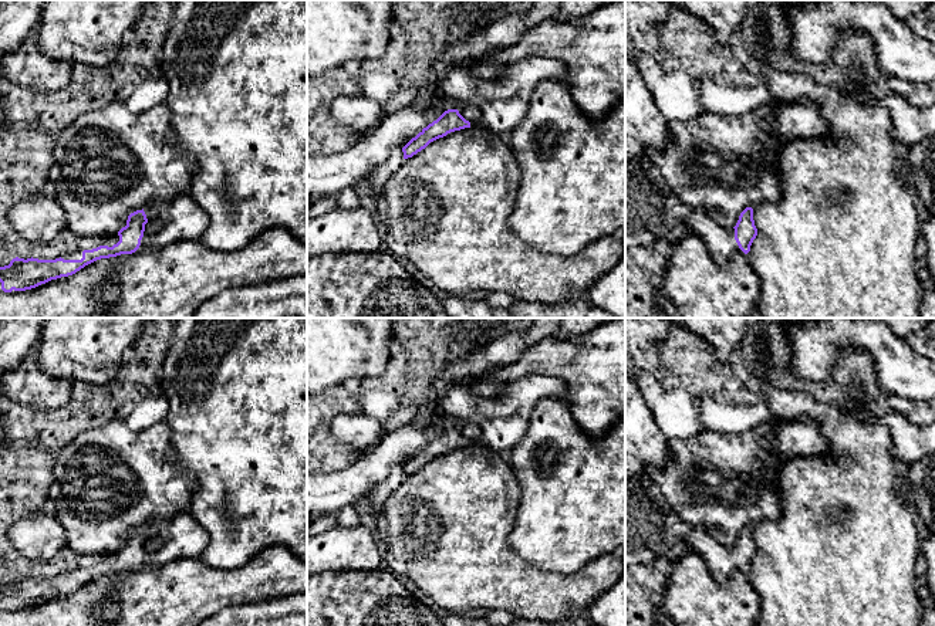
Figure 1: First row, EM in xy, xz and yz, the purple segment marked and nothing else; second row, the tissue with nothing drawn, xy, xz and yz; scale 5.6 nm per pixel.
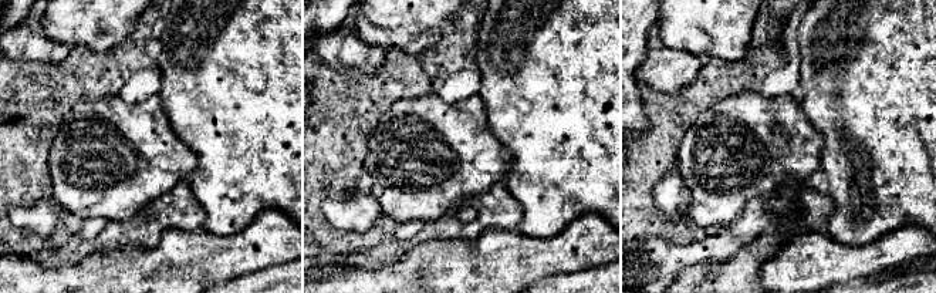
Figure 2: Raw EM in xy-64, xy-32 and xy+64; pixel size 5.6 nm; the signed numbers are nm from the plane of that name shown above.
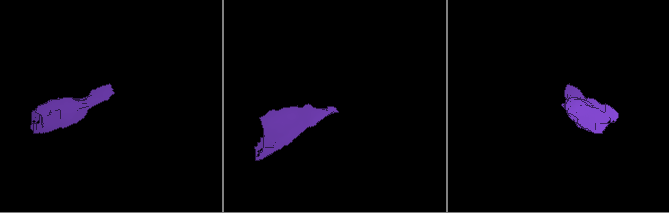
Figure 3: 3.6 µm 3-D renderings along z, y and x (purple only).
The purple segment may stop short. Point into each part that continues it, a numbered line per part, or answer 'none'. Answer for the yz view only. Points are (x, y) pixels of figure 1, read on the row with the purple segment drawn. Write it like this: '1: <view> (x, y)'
1: yz (721, 243)

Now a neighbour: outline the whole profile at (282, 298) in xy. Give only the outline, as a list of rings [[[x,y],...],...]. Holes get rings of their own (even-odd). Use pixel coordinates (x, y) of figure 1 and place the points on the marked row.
[[[307,274],[225,290],[205,301],[193,318],[307,318]]]

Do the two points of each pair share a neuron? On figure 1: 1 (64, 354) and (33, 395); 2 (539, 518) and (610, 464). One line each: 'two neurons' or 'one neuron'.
1: two neurons
2: one neuron

